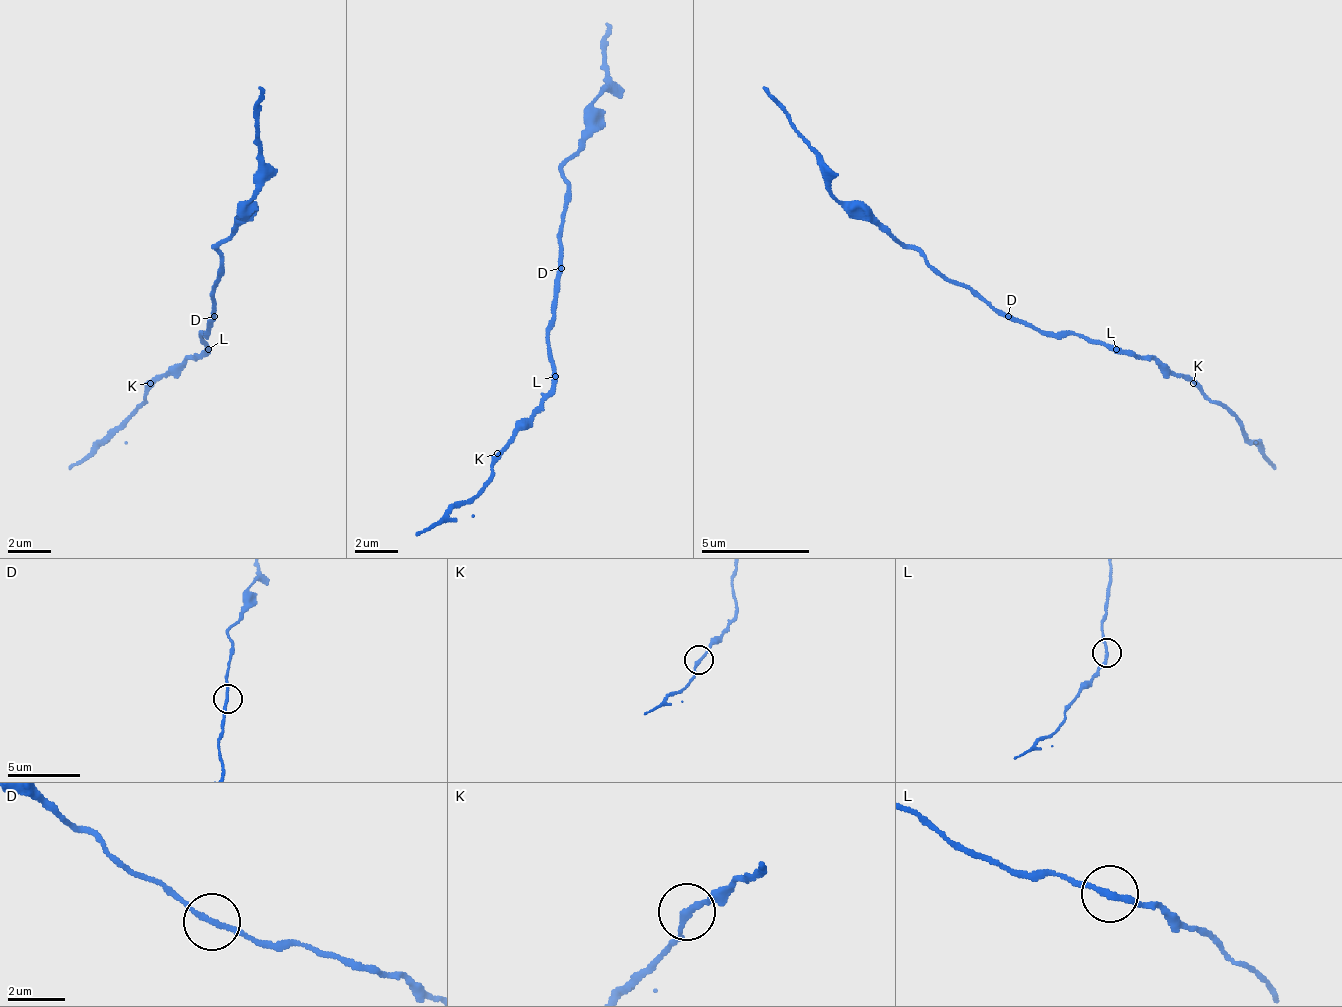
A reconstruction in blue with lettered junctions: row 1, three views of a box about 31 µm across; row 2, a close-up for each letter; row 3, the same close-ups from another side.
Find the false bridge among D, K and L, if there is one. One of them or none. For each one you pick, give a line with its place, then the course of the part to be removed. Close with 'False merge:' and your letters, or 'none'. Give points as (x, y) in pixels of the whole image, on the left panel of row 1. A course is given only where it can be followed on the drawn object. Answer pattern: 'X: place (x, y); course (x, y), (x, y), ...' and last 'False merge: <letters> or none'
False merge: none

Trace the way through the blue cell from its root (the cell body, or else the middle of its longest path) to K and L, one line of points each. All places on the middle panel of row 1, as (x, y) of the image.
K: (561, 273), (555, 284), (555, 300), (550, 306), (550, 392), (539, 403), (539, 409), (496, 452)
L: (561, 273), (555, 284), (555, 300), (550, 306), (550, 371), (555, 376)

